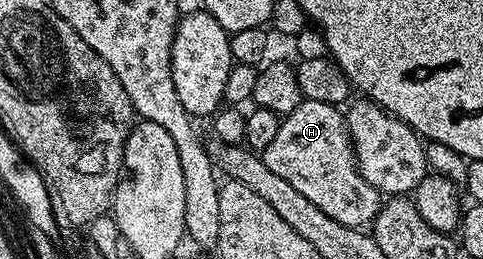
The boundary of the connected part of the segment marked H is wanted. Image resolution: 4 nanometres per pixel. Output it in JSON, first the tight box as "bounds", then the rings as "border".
{"bounds":[262,98,382,228],"border":[[[304,98],[294,108],[294,112],[283,115],[278,136],[270,140],[270,144],[262,151],[266,168],[277,176],[282,176],[306,196],[306,200],[313,202],[326,216],[338,220],[338,224],[346,224],[357,228],[367,227],[376,219],[376,214],[382,205],[382,195],[365,180],[356,166],[356,154],[352,150],[352,137],[348,135],[348,123],[339,105],[323,103],[321,101]]]}

